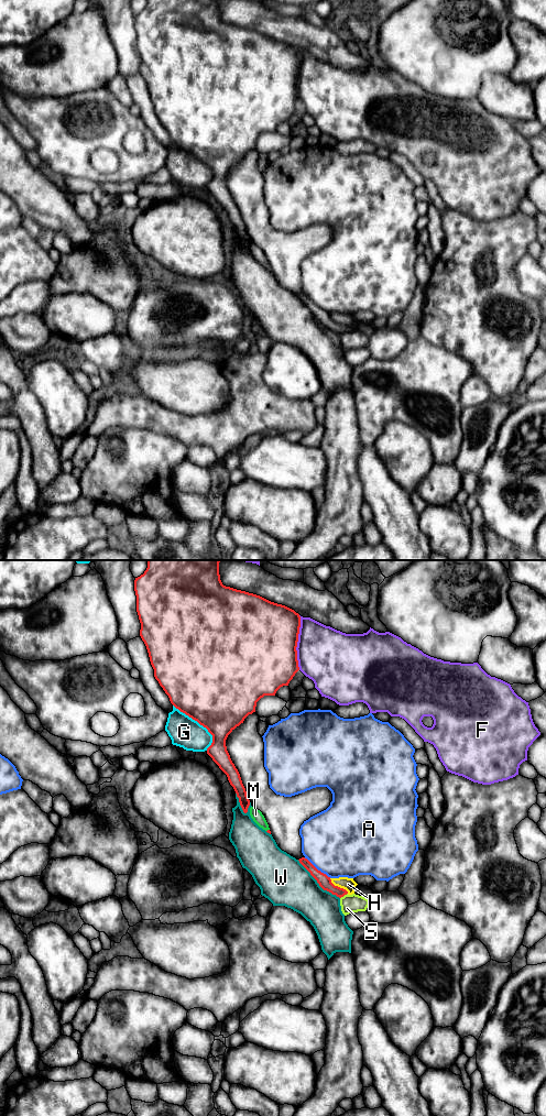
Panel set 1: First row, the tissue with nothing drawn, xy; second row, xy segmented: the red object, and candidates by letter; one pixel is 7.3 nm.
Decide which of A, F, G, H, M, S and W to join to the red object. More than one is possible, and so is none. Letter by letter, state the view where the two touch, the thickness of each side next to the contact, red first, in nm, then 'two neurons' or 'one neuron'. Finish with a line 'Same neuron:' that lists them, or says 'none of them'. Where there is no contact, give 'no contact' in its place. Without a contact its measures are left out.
A: meets red in xy; 90 nm thick on the red side, 500 nm on the other; two neurons
F: meets red in xy; 500 nm thick on the red side, 420 nm on the other; two neurons
G: meets red in xy; 500 nm thick on the red side, 220 nm on the other; two neurons
H: meets red in xy; 90 nm thick on the red side, 90 nm on the other; one neuron
M: meets red in xy; 20 nm thick on the red side, 80 nm on the other; two neurons
S: meets red in xy; 90 nm thick on the red side, 140 nm on the other; two neurons
W: meets red in xy; 90 nm thick on the red side, 360 nm on the other; two neurons
Same neuron: H

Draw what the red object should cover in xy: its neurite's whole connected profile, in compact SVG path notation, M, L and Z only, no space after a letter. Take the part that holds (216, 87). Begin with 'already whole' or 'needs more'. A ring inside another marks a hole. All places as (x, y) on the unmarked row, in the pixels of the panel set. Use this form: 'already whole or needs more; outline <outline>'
already whole; outline M148 0L144 10L134 17L134 28L141 59L140 73L146 83L155 116L176 145L212 172L207 190L227 211L247 250L250 237L227 187L226 176L249 151L255 149L256 139L261 134L275 132L281 123L288 122L299 107L296 87L299 51L260 32L223 22L219 0Z

